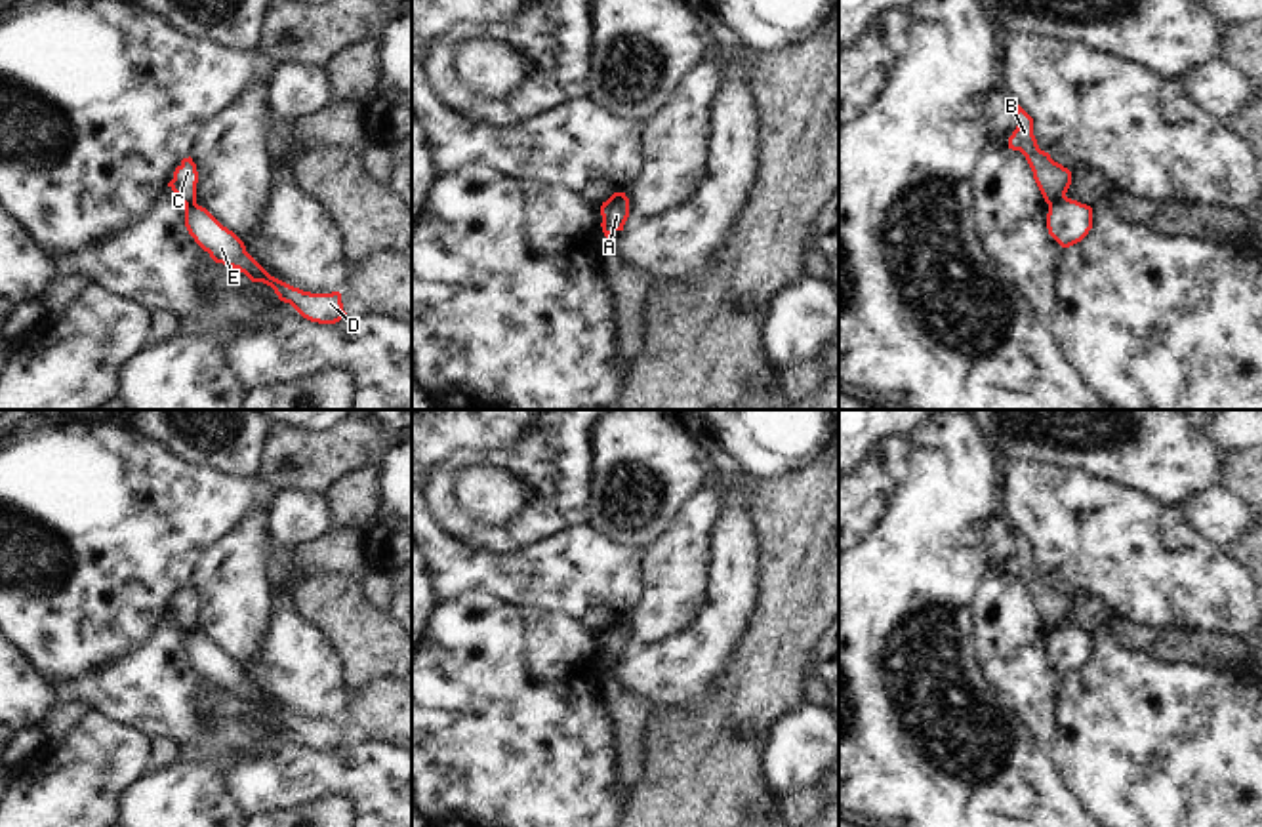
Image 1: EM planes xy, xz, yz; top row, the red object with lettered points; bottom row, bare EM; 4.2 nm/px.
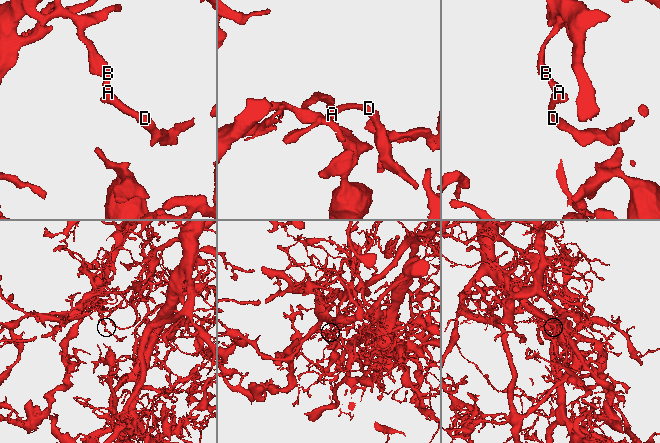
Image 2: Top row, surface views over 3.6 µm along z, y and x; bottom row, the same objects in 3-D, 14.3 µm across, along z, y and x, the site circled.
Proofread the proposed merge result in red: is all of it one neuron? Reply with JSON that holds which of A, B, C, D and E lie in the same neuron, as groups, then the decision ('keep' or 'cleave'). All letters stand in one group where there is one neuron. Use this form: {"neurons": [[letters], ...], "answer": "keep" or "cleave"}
{"neurons": [["A", "D", "E"], ["B", "C"]], "answer": "cleave"}

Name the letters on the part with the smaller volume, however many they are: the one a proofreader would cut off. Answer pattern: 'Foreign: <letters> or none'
Foreign: A, D, E

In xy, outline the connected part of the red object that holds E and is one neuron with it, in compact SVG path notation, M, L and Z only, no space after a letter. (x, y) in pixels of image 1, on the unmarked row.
M196 629L185 633L185 654L194 669L208 678L215 690L238 696L252 709L271 713L278 726L290 730L303 745L318 751L336 751L347 743L339 718L311 720L271 703L246 678L244 669Z

